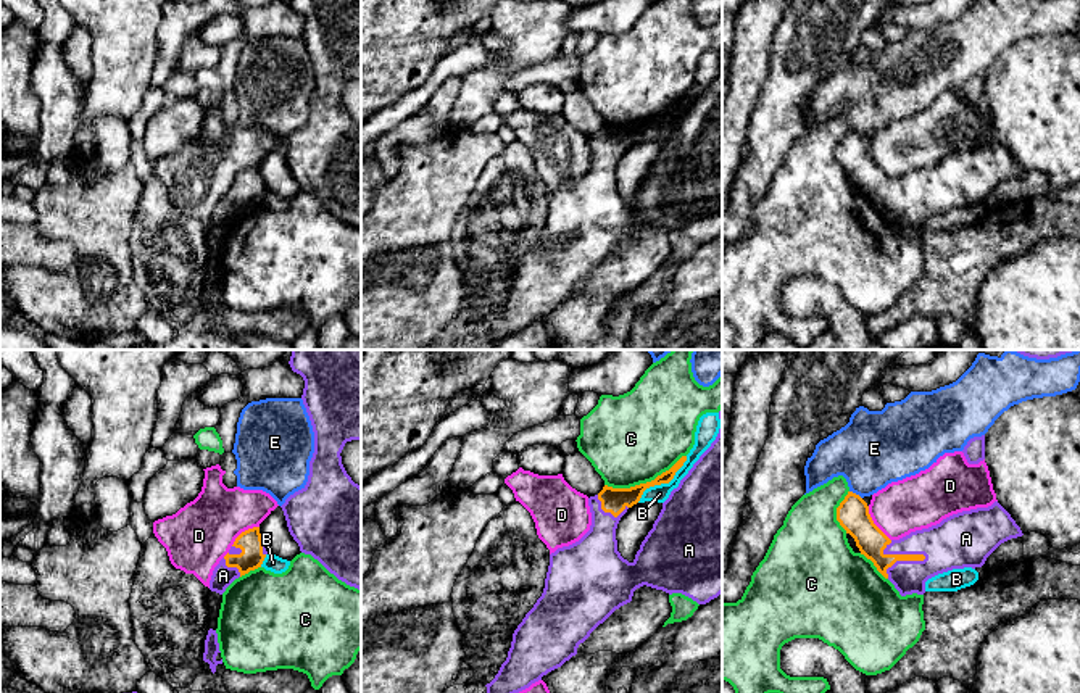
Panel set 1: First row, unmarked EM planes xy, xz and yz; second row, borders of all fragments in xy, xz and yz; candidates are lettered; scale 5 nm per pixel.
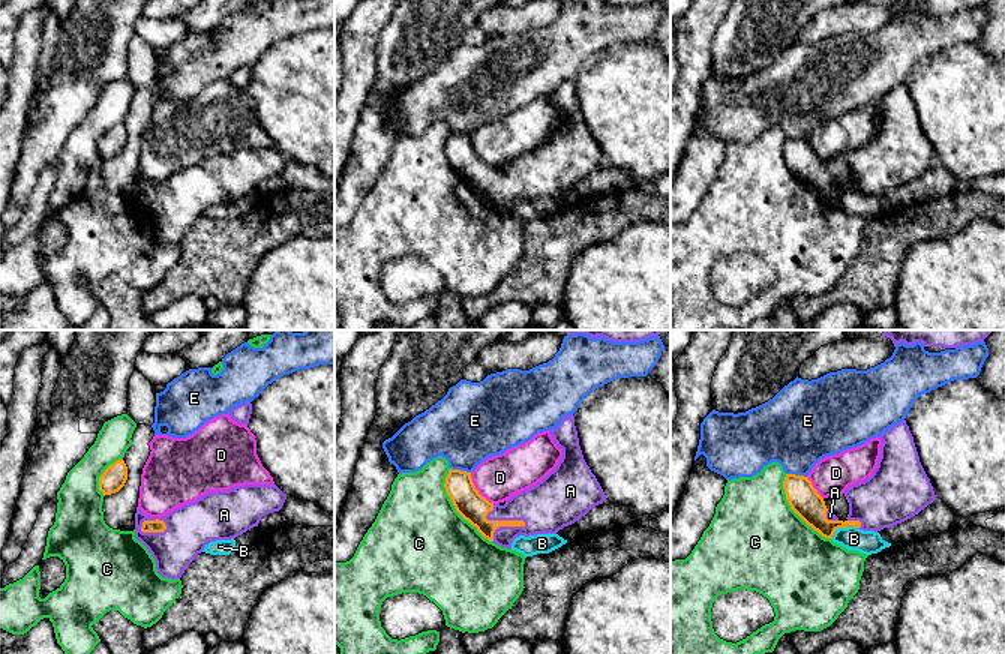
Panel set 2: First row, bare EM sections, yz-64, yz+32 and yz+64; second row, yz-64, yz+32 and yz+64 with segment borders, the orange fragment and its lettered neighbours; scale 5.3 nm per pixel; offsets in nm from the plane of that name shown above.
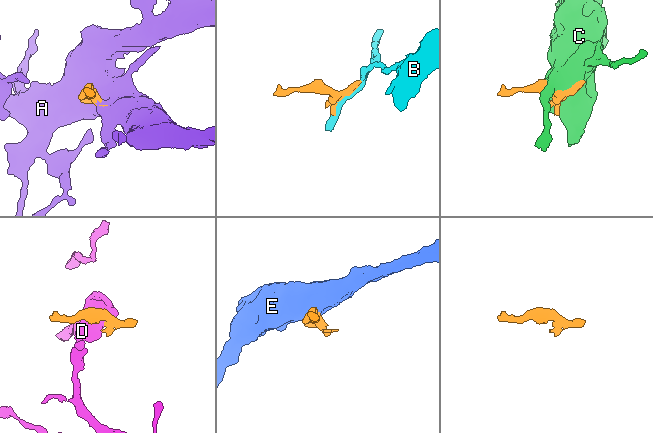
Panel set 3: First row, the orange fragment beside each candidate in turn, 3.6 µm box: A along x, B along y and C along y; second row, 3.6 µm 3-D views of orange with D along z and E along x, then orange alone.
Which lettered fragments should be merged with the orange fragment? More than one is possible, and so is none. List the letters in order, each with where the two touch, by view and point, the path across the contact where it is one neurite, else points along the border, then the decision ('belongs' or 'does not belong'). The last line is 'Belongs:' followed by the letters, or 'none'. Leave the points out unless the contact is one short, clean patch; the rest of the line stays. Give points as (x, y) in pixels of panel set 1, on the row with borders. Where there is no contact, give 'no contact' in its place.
A: yz (905, 555) | belongs
B: xz (663, 482) | does not belong
C: xz (647, 482) | does not belong
D: yz (874, 524) | along yz (868, 506), (872, 522), (890, 540) | does not belong
E: yz (855, 493) | does not belong
Belongs: A

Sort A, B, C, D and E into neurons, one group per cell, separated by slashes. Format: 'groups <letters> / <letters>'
groups A / B / C / D / E

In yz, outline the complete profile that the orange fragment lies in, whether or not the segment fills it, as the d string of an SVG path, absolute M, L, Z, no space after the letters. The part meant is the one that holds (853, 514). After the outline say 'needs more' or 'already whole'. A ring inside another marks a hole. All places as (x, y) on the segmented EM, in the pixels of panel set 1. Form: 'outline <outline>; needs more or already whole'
outline M848 492L837 508L837 521L854 538L861 554L874 562L901 596L924 595L925 582L938 574L982 567L1001 543L1024 535L998 501L890 540L874 524L867 503Z; needs more

